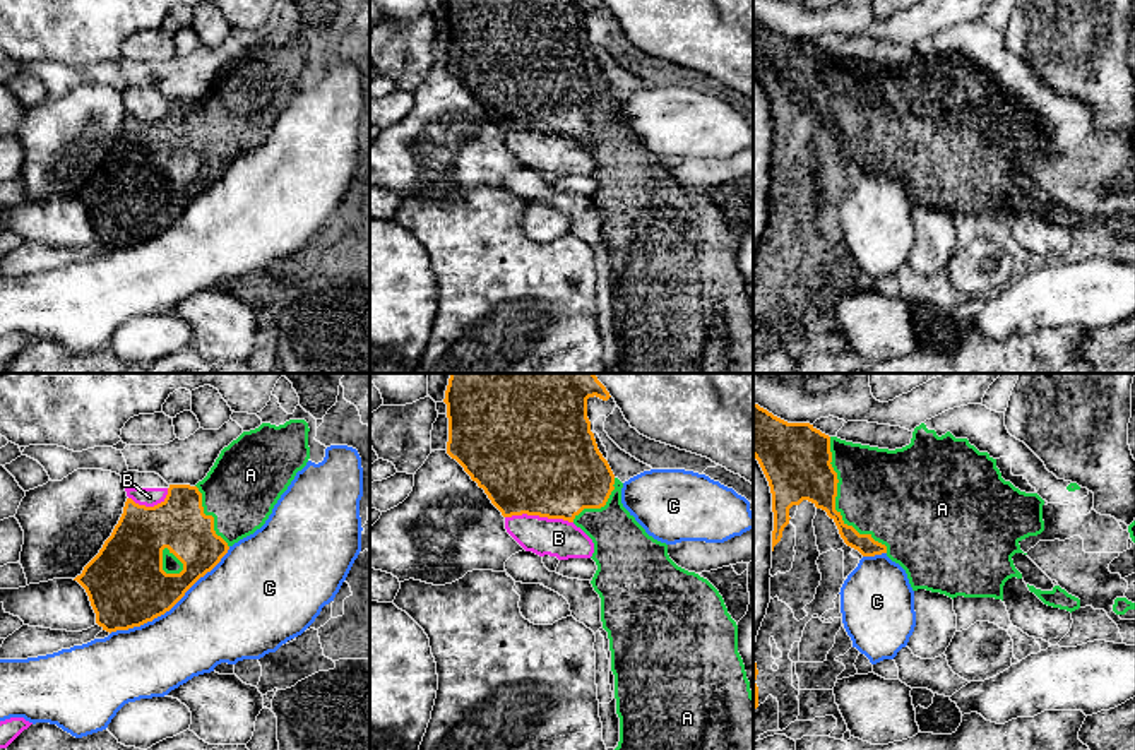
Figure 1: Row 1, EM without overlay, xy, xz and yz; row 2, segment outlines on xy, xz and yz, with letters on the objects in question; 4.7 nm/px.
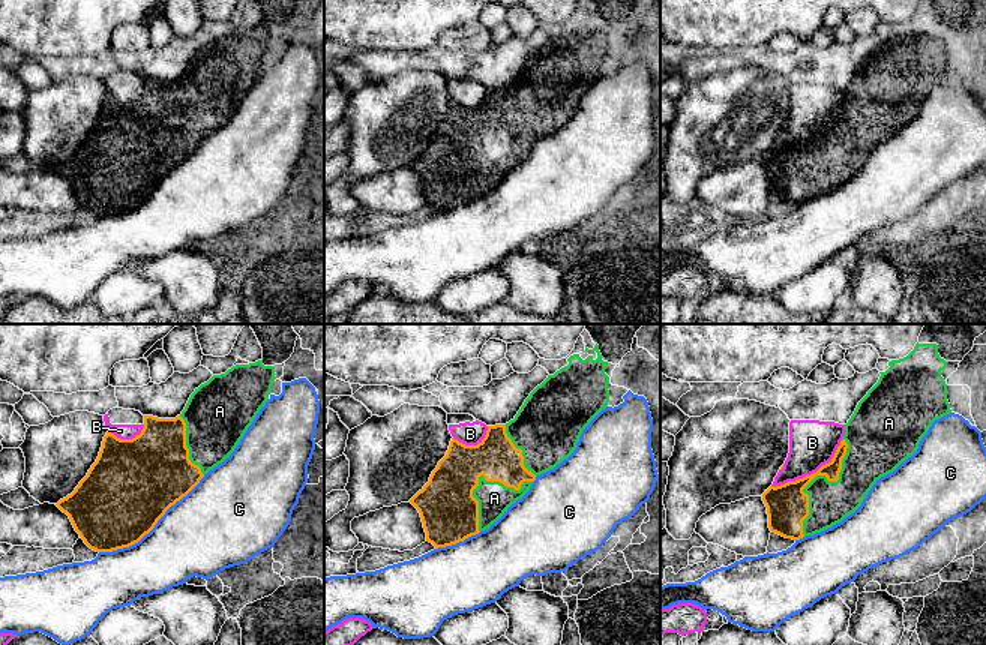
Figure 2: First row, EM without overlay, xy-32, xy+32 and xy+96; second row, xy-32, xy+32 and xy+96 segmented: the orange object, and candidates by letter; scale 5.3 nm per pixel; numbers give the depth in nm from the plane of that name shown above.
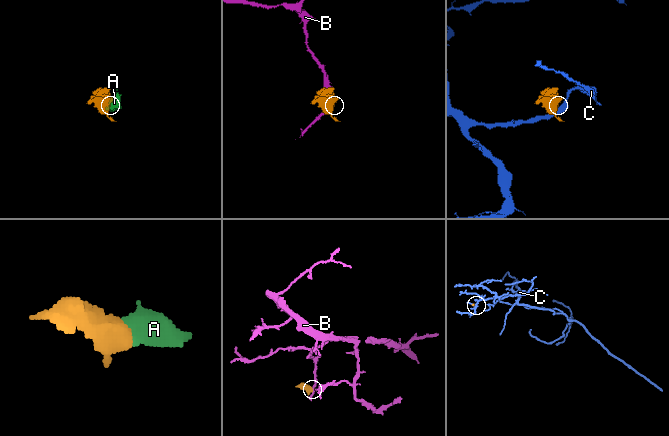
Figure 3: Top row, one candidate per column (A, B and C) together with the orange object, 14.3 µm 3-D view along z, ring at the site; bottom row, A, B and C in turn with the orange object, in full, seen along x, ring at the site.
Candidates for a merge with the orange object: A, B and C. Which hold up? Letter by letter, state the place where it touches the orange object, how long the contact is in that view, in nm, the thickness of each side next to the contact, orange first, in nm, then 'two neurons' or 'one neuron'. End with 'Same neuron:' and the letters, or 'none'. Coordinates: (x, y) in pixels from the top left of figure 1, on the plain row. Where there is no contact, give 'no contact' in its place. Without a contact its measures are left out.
A: meets orange in yz at (834, 119); contact 600 nm long; 320 nm thick on the orange side, 420 nm on the other; one neuron
B: meets orange in xz at (540, 132); contact 320 nm long; 500 nm thick on the orange side, 180 nm on the other; two neurons
C: meets orange in xy at (172, 223); contact 700 nm long; 380 nm thick on the orange side, 420 nm on the other; two neurons
Same neuron: A

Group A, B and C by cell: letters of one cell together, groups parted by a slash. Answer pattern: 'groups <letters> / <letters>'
groups A / B / C

